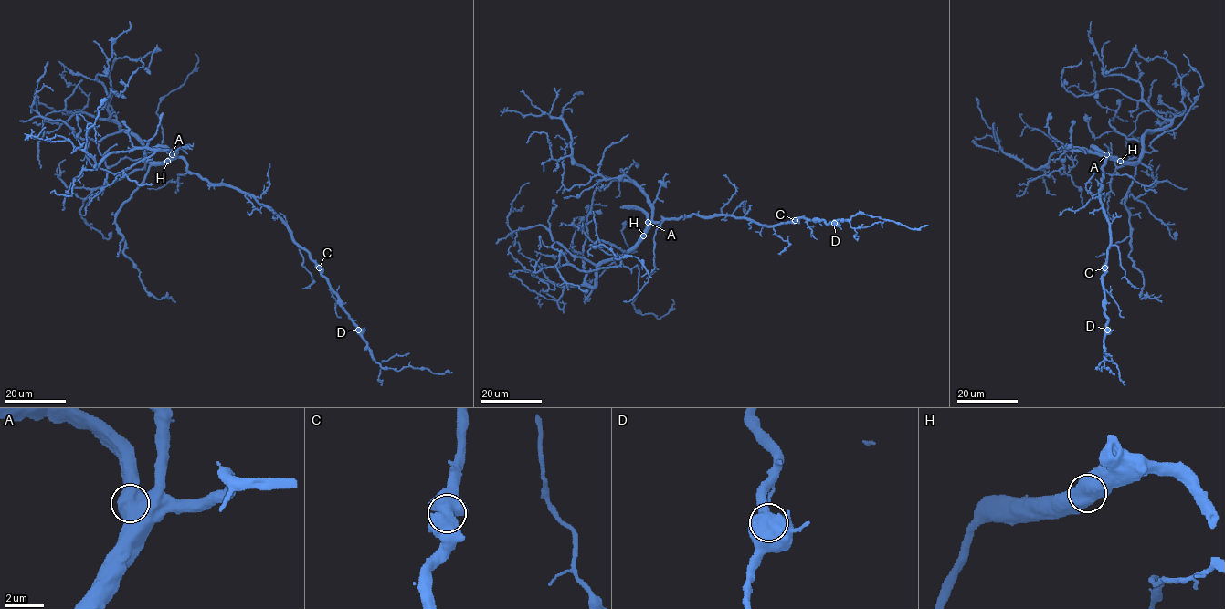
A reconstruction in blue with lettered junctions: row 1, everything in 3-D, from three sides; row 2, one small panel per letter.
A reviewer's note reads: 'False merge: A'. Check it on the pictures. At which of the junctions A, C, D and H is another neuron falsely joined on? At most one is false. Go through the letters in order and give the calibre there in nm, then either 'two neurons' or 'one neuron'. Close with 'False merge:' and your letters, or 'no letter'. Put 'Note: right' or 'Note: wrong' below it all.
A: calibre 750 nm; one neuron
C: calibre 700 nm; one neuron
D: calibre 900 nm; one neuron
H: calibre 750 nm; one neuron
False merge: no letter
Note: wrong

